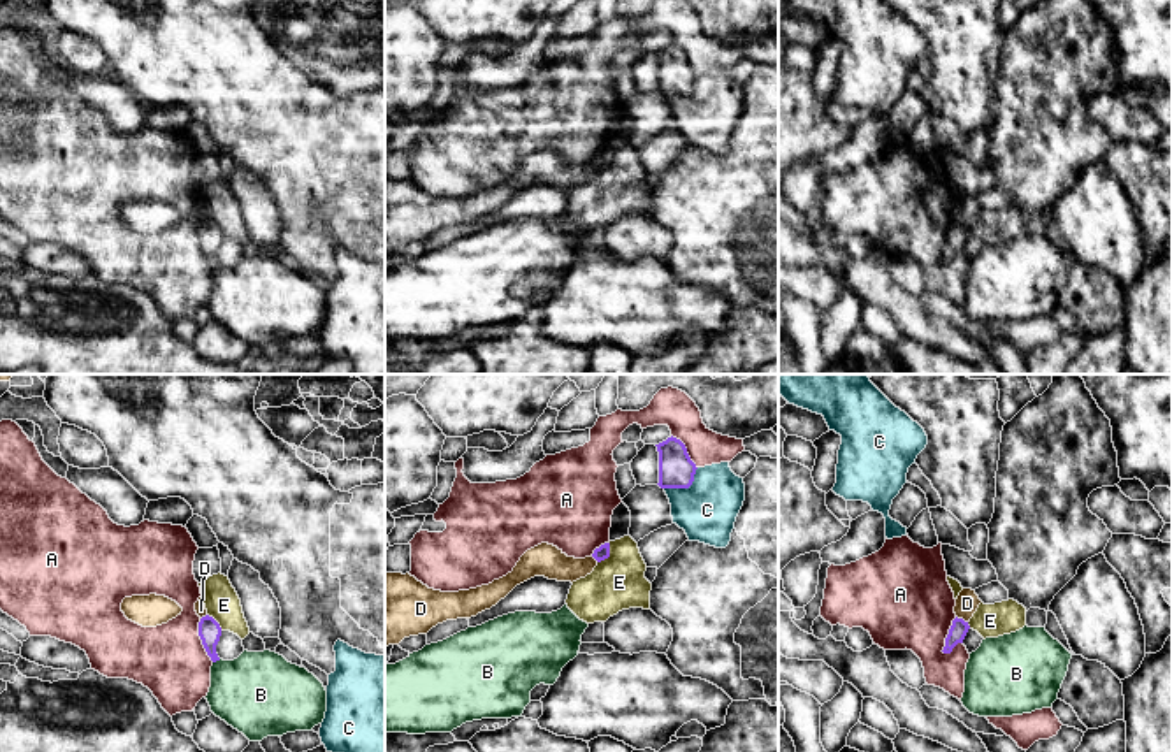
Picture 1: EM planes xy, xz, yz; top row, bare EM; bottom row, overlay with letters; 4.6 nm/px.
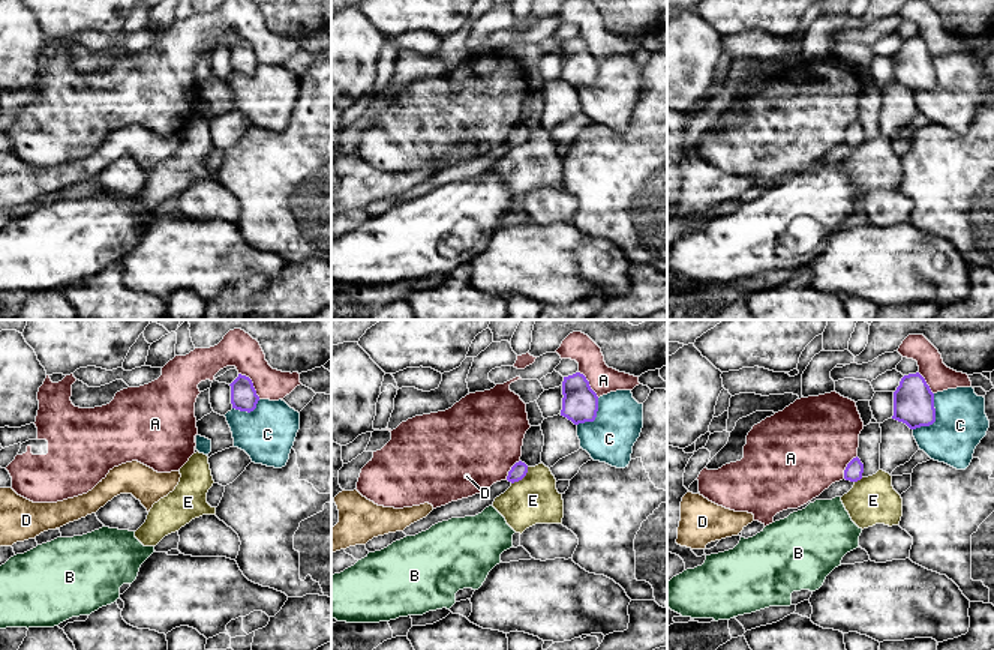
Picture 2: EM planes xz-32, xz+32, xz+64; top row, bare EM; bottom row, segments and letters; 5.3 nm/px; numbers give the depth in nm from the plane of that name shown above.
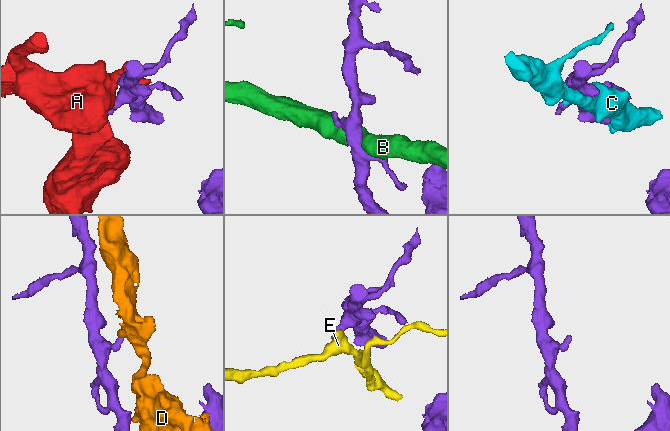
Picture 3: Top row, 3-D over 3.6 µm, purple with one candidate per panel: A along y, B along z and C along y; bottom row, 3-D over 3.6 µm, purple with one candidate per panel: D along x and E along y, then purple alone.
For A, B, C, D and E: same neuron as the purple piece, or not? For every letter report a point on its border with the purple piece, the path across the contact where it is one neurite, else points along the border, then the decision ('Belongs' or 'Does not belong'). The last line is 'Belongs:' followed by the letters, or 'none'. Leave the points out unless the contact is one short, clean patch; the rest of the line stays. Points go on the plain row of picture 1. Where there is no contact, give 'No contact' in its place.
A: Touches purple at yz (947, 243). Does not belong
B: Touches purple at xy (217, 266). Does not belong
C: Touches purple at xz (686, 94). Does not belong
D: Touches purple at yz (962, 225). Boundary: yz (956, 222), (967, 229). Does not belong
E: Touches purple at xz (608, 162). Does not belong
Belongs: none

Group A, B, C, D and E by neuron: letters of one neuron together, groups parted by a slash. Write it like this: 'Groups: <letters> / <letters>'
Groups: A / B / C / D / E

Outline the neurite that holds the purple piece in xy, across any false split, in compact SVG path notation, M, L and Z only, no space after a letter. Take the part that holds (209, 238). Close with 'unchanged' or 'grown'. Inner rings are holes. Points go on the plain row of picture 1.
M209 221L202 223L199 228L199 242L202 246L202 251L207 258L207 262L211 264L211 267L213 269L220 267L220 264L216 260L216 251L218 251L220 242L221 242L220 230Z | unchanged

